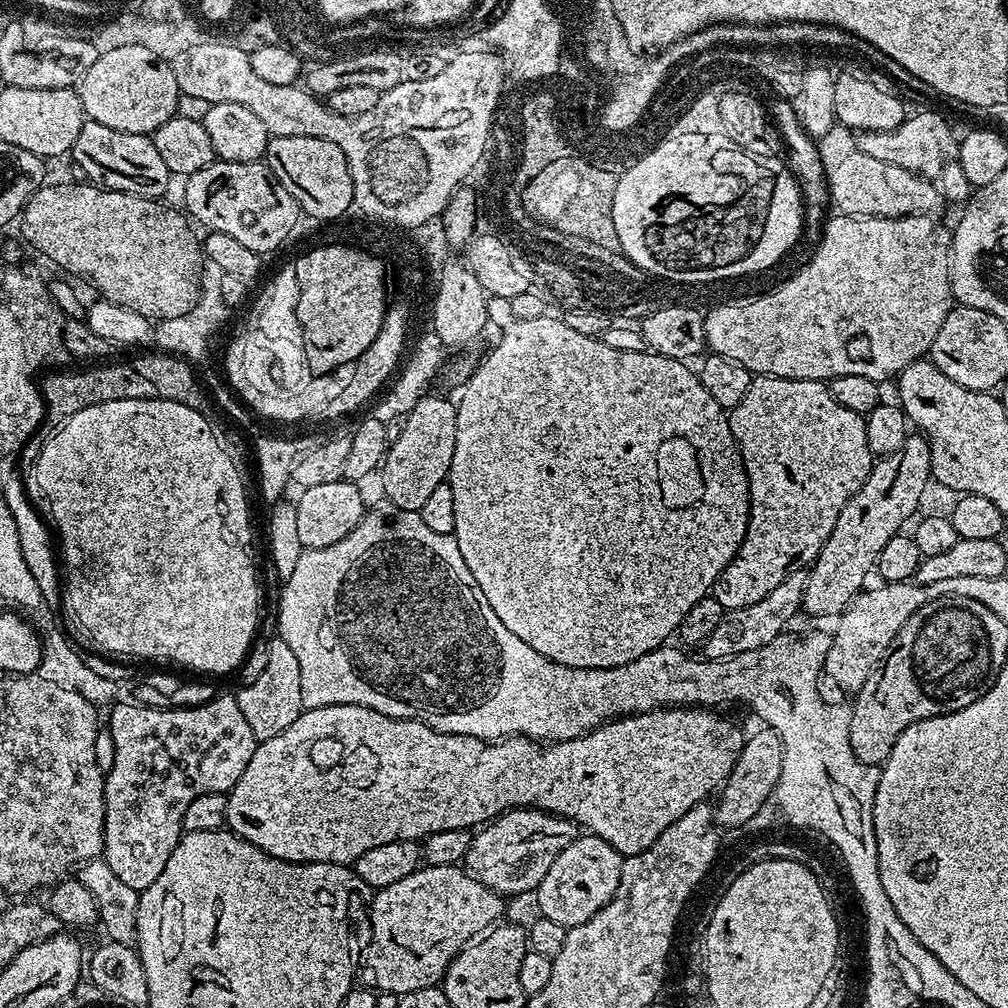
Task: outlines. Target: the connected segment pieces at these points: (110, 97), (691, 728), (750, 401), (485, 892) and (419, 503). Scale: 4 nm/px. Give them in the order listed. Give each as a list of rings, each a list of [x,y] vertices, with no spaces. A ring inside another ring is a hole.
[[[113,43],[98,62],[94,62],[78,80],[80,100],[84,103],[85,113],[97,116],[114,126],[123,128],[143,128],[151,130],[158,126],[158,122],[166,122],[166,118],[177,115],[176,107],[182,89],[174,70],[163,55],[159,56],[152,48],[144,44],[117,44]]]
[[[327,700],[327,701],[326,701],[326,702],[318,702],[318,703],[317,703],[317,704],[305,704],[305,705],[303,705],[303,706],[301,706],[301,708],[300,708],[300,709],[298,709],[298,711],[297,711],[297,712],[296,712],[296,713],[295,713],[295,714],[294,714],[294,718],[290,718],[290,722],[286,722],[286,726],[282,726],[282,730],[278,730],[278,731],[277,731],[277,732],[275,732],[275,733],[274,733],[274,734],[270,734],[270,738],[266,738],[266,739],[265,739],[265,740],[262,740],[262,741],[259,741],[259,743],[257,743],[257,744],[256,744],[256,745],[255,745],[255,747],[253,747],[253,750],[252,750],[252,753],[251,753],[251,754],[250,754],[250,758],[249,758],[249,759],[248,759],[248,761],[247,761],[247,762],[246,762],[246,766],[245,766],[245,767],[244,767],[244,769],[243,769],[243,770],[242,770],[242,774],[238,774],[238,778],[237,778],[237,779],[236,779],[236,781],[235,781],[235,782],[234,782],[234,786],[233,786],[233,787],[232,787],[232,789],[230,789],[230,791],[229,791],[229,792],[228,792],[228,823],[227,823],[227,827],[228,827],[228,828],[229,828],[229,829],[231,829],[231,831],[233,831],[233,832],[235,832],[235,833],[236,833],[236,835],[238,835],[238,836],[240,836],[240,837],[241,837],[241,838],[243,838],[243,840],[245,840],[245,841],[246,841],[246,842],[250,842],[250,843],[251,843],[251,844],[253,844],[253,845],[254,845],[254,846],[258,846],[258,847],[259,847],[259,848],[260,848],[260,849],[261,849],[261,850],[262,850],[262,851],[263,851],[263,852],[265,852],[265,853],[266,853],[266,854],[270,854],[270,855],[271,855],[271,856],[277,856],[277,857],[278,857],[278,858],[282,858],[282,859],[283,859],[283,860],[289,860],[289,861],[290,861],[290,862],[294,862],[294,863],[295,863],[295,864],[343,864],[343,865],[345,865],[345,866],[352,866],[352,865],[355,865],[355,863],[356,863],[356,860],[357,860],[357,859],[358,859],[358,858],[362,858],[362,854],[366,854],[366,850],[374,850],[374,846],[386,846],[386,842],[394,842],[394,841],[395,841],[395,840],[415,840],[415,841],[417,841],[417,842],[420,842],[420,841],[423,841],[423,839],[424,839],[424,837],[426,837],[426,836],[429,836],[429,834],[430,834],[430,833],[432,833],[432,832],[441,832],[441,831],[442,831],[442,830],[458,830],[458,829],[459,829],[459,828],[467,828],[467,829],[469,829],[469,830],[472,830],[472,829],[475,829],[475,828],[476,828],[476,827],[477,827],[477,826],[483,826],[483,825],[485,825],[485,824],[487,824],[487,823],[489,823],[489,822],[491,822],[491,821],[493,821],[493,820],[495,820],[495,819],[496,819],[496,817],[497,817],[497,816],[501,816],[501,815],[502,815],[502,814],[510,814],[510,810],[535,810],[535,811],[541,811],[541,812],[543,812],[543,813],[544,813],[544,814],[554,814],[554,815],[555,815],[555,816],[564,816],[564,817],[565,817],[565,818],[566,818],[566,819],[567,819],[567,820],[570,820],[570,821],[572,821],[572,823],[573,823],[573,824],[575,824],[575,825],[577,825],[577,826],[579,826],[579,827],[580,827],[580,828],[581,828],[581,829],[584,829],[584,830],[587,830],[587,831],[588,831],[588,832],[589,832],[589,833],[591,833],[591,835],[593,835],[593,836],[597,836],[597,837],[598,837],[598,838],[602,838],[602,839],[603,839],[603,840],[605,840],[605,841],[606,841],[606,842],[610,842],[610,846],[614,846],[614,850],[618,850],[618,851],[619,851],[619,852],[620,852],[620,854],[621,854],[621,856],[623,856],[623,857],[625,857],[625,856],[633,856],[633,855],[634,855],[634,854],[638,854],[638,853],[639,853],[639,852],[641,852],[641,851],[642,851],[642,850],[646,850],[646,849],[647,849],[647,848],[649,848],[649,846],[650,846],[650,845],[652,845],[652,844],[653,844],[653,842],[654,842],[654,841],[656,841],[656,839],[657,839],[657,838],[658,838],[658,834],[662,834],[662,830],[666,830],[666,829],[667,829],[667,828],[668,828],[668,827],[670,827],[670,826],[671,826],[671,824],[673,824],[673,823],[674,823],[674,822],[678,822],[678,818],[682,818],[682,814],[687,814],[687,812],[689,812],[689,810],[694,810],[694,809],[695,809],[695,808],[699,808],[699,807],[701,807],[701,805],[703,805],[703,804],[704,804],[704,803],[705,803],[705,801],[707,801],[707,800],[708,800],[708,799],[709,799],[709,797],[711,797],[711,796],[712,796],[712,795],[713,795],[713,789],[714,789],[714,788],[715,788],[715,787],[716,787],[716,783],[717,783],[717,782],[719,782],[719,780],[721,780],[721,778],[723,778],[723,776],[724,776],[724,775],[725,775],[725,774],[727,774],[727,772],[728,772],[728,771],[729,771],[729,770],[730,770],[730,766],[734,766],[734,762],[735,762],[735,761],[736,761],[736,759],[737,759],[737,758],[738,758],[738,757],[740,757],[740,752],[741,752],[741,750],[743,750],[743,748],[744,748],[744,741],[745,741],[745,739],[746,739],[746,731],[745,731],[745,732],[744,732],[744,728],[743,728],[743,726],[742,726],[742,725],[740,725],[740,720],[739,720],[739,718],[738,718],[738,717],[736,717],[736,716],[731,716],[731,714],[730,714],[730,713],[728,713],[728,712],[727,712],[727,710],[726,710],[726,709],[728,709],[728,708],[727,708],[727,707],[725,707],[725,705],[724,705],[724,704],[719,704],[719,703],[718,703],[718,702],[709,702],[709,703],[701,703],[701,702],[680,702],[680,703],[674,703],[674,704],[661,704],[661,705],[659,705],[659,706],[655,706],[655,707],[653,707],[653,708],[649,708],[649,709],[647,709],[647,710],[637,710],[637,711],[625,711],[625,712],[622,712],[622,713],[616,713],[616,712],[614,712],[614,713],[612,713],[612,714],[610,714],[610,716],[609,716],[609,717],[608,717],[608,718],[602,718],[602,722],[599,722],[599,723],[597,723],[597,724],[595,724],[595,725],[594,725],[594,726],[591,726],[591,727],[588,727],[588,729],[587,729],[587,730],[585,730],[585,731],[583,731],[583,732],[582,732],[582,734],[577,734],[577,735],[575,735],[575,736],[574,736],[574,738],[556,738],[556,739],[544,739],[544,738],[537,738],[537,737],[536,737],[536,735],[534,735],[534,734],[531,734],[531,733],[525,733],[525,732],[513,732],[513,734],[510,734],[510,735],[506,735],[506,736],[505,736],[505,737],[504,737],[504,738],[502,738],[502,737],[494,737],[494,738],[484,738],[484,737],[483,737],[483,736],[481,736],[481,735],[475,735],[475,736],[474,736],[474,735],[472,735],[472,734],[465,734],[465,733],[464,733],[464,731],[462,731],[462,730],[461,730],[461,729],[460,729],[460,728],[440,728],[440,727],[439,727],[439,726],[437,726],[437,725],[436,725],[436,724],[431,724],[431,722],[430,722],[430,721],[428,721],[428,720],[425,720],[425,719],[424,719],[424,717],[423,717],[423,716],[417,716],[417,715],[415,715],[415,714],[409,714],[409,713],[407,713],[407,712],[388,712],[388,711],[387,711],[387,710],[386,710],[386,709],[384,709],[384,708],[380,708],[380,707],[378,707],[378,705],[377,705],[377,704],[368,704],[368,703],[367,703],[367,702],[365,702],[365,700]],[[484,772],[485,772],[485,774],[486,774],[486,775],[488,775],[488,776],[489,776],[489,778],[490,778],[490,779],[492,779],[492,784],[487,784],[487,782],[486,782],[486,781],[484,781],[484,780],[480,780],[480,779],[482,779],[482,778],[483,778],[483,776],[484,776]]]
[[[753,375],[746,394],[727,405],[726,411],[744,467],[744,528],[734,550],[712,575],[710,591],[721,606],[750,602],[770,586],[785,583],[792,571],[802,569],[830,530],[838,506],[862,482],[874,455],[870,438],[866,438],[865,413],[842,402],[831,383],[819,376]]]
[[[455,864],[421,866],[391,886],[375,889],[373,896],[376,897],[372,900],[372,913],[368,916],[368,924],[372,927],[372,941],[368,944],[371,983],[379,991],[392,992],[397,998],[424,987],[437,987],[456,955],[481,934],[487,933],[503,917],[500,915],[504,912],[505,904],[499,892],[490,890],[478,878]]]
[[[432,402],[429,408],[421,407],[409,418],[402,436],[390,444],[382,461],[384,468],[383,495],[398,506],[423,509],[427,496],[438,482],[449,479],[454,462],[457,409],[451,404]]]

